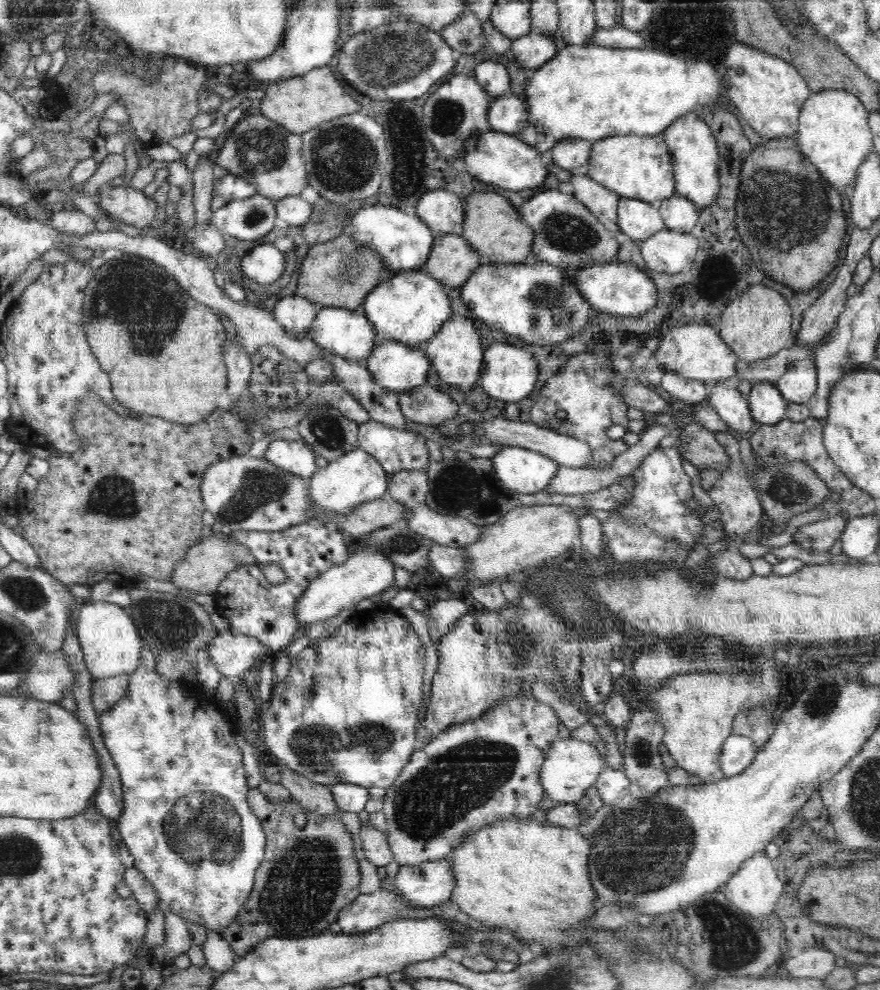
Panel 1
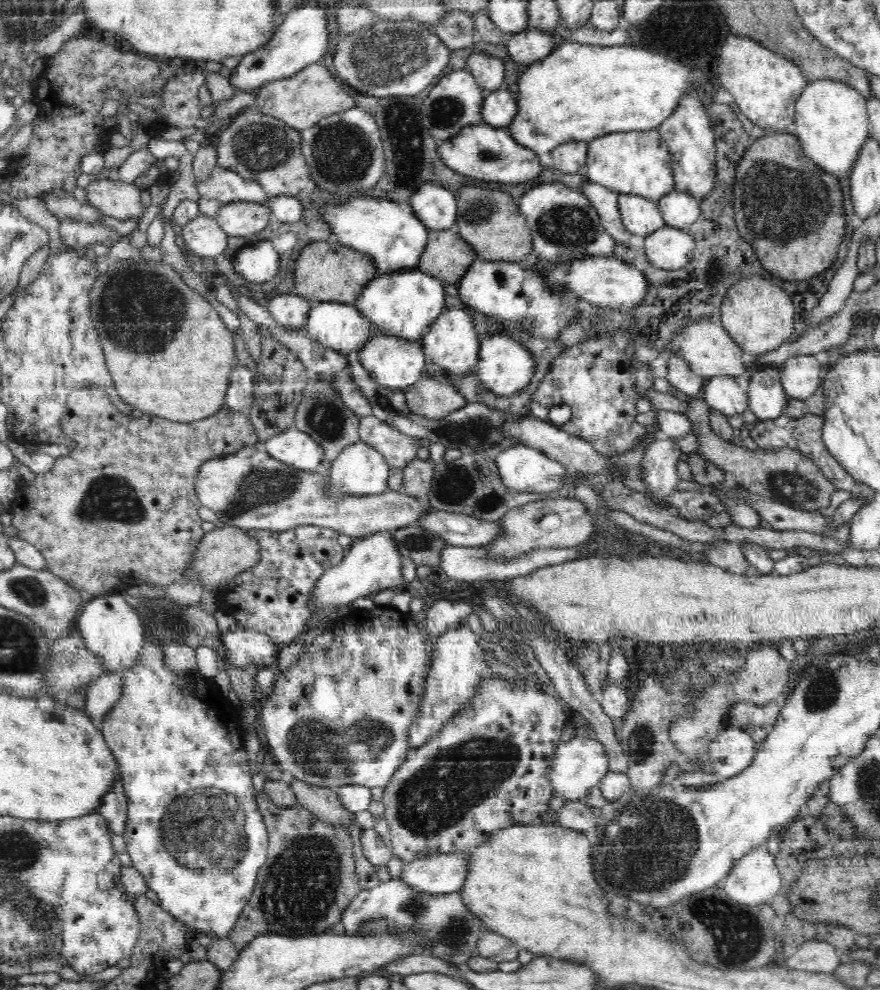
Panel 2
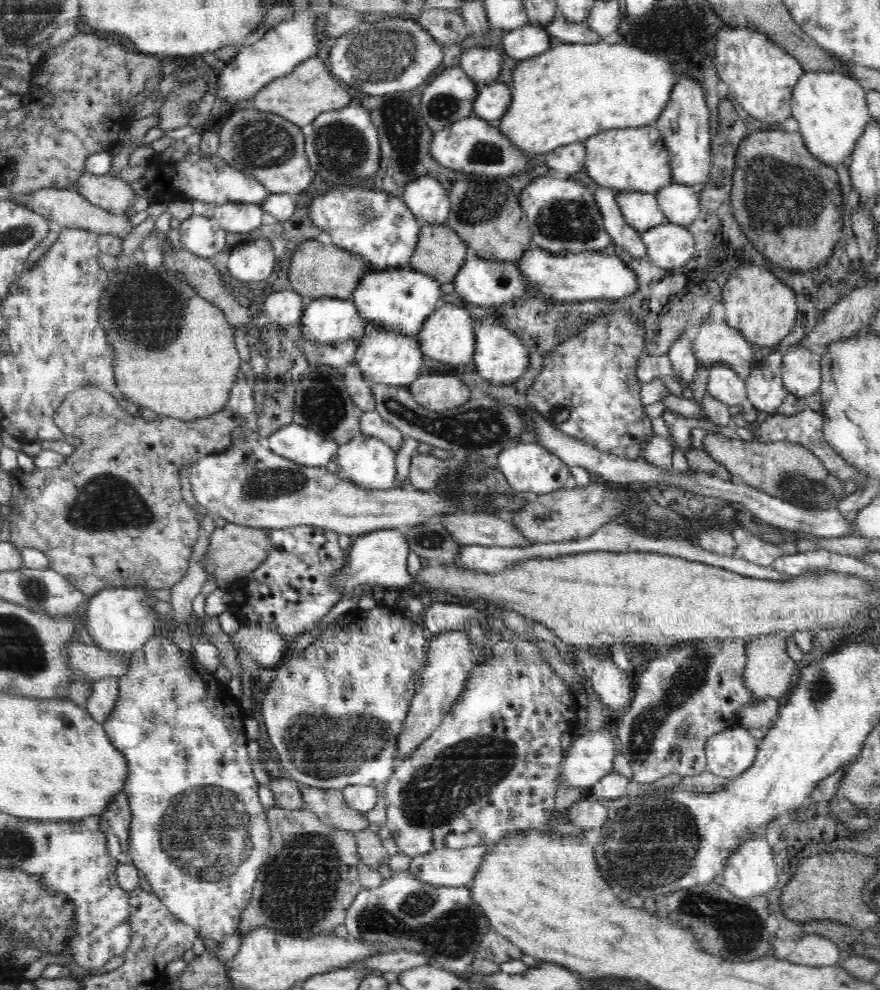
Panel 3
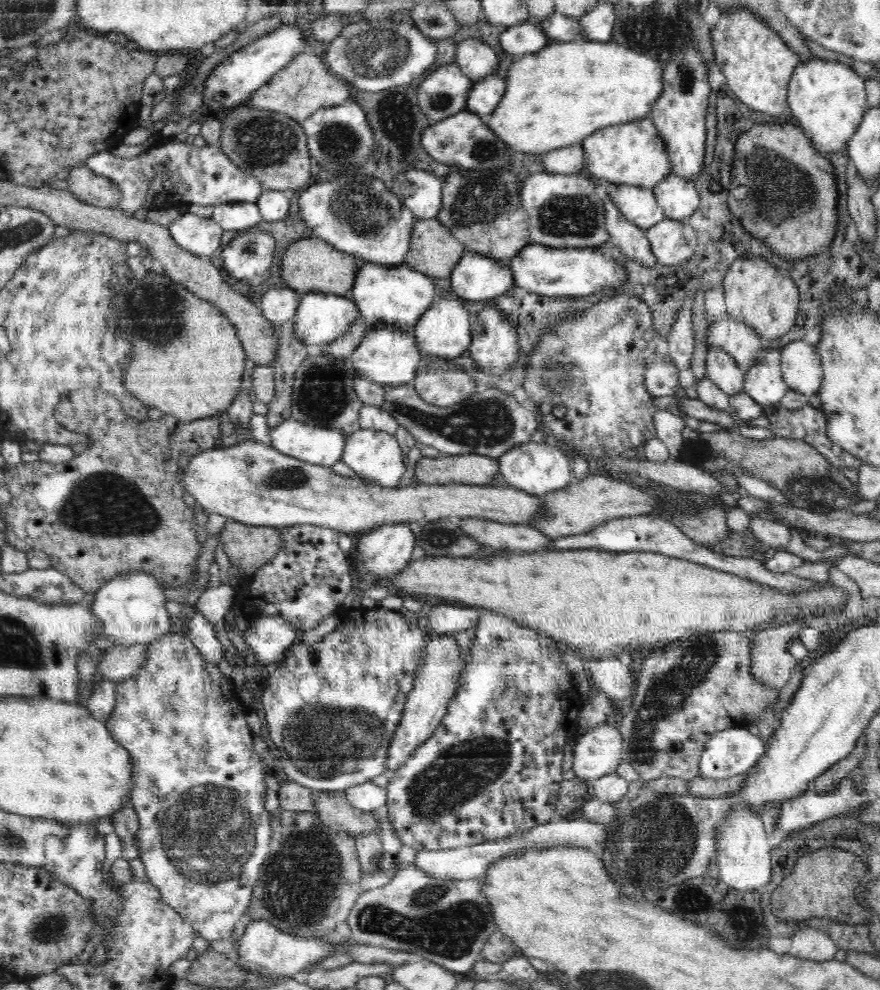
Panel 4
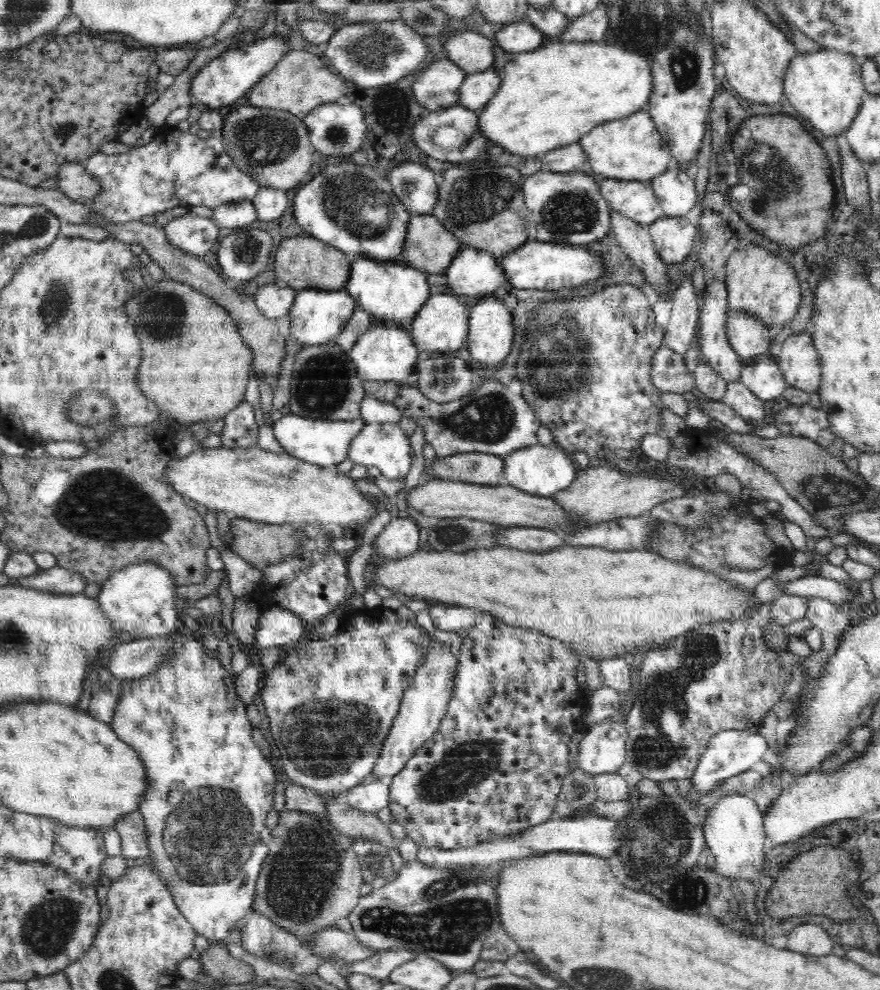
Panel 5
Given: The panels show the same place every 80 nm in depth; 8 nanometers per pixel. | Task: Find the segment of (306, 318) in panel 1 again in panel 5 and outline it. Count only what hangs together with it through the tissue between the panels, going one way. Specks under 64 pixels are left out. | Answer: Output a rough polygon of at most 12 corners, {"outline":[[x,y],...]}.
{"outline":[[275,282],[253,298],[264,316],[288,316],[295,289]]}

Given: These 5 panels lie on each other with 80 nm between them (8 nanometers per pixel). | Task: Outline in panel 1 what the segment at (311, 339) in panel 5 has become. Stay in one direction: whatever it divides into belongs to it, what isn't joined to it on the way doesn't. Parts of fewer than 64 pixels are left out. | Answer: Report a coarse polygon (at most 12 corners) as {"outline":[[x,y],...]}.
{"outline":[[362,305],[318,308],[318,347],[366,361],[378,339]]}

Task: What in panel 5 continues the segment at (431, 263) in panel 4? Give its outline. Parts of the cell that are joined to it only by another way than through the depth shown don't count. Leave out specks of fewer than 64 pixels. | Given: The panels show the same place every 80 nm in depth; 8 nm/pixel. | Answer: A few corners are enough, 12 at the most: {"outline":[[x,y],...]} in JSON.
{"outline":[[412,215],[400,261],[445,274],[461,248],[433,215]]}

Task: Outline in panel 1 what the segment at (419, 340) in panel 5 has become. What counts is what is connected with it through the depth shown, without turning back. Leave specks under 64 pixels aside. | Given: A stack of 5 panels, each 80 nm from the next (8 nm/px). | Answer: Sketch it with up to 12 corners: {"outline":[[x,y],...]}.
{"outline":[[454,312],[426,344],[436,375],[460,392],[480,384],[484,348]]}

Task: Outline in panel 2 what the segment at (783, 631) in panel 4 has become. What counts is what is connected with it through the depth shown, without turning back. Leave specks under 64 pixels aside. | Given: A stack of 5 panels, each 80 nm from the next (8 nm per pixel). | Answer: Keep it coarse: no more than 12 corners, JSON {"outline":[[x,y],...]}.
{"outline":[[776,644],[748,648],[671,724],[669,739],[701,771],[730,710],[781,700],[790,663]]}

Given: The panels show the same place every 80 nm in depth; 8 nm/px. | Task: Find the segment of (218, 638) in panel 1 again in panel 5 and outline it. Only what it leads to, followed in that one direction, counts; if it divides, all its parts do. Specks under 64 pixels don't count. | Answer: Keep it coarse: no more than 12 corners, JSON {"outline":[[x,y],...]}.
{"outline":[[281,608],[264,612],[254,635],[257,652],[283,650],[308,625]]}

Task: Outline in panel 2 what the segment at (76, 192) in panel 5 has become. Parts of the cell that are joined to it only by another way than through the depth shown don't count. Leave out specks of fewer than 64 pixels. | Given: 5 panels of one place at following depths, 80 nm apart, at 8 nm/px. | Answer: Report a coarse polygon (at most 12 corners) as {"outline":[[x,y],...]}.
{"outline":[[112,178],[94,180],[84,190],[89,204],[119,221],[146,208],[141,189]]}

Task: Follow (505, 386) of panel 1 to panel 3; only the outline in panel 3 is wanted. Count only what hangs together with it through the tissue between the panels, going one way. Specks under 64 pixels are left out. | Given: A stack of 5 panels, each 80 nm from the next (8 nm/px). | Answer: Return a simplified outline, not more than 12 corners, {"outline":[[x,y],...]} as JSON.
{"outline":[[498,316],[473,324],[473,361],[494,386],[526,373],[528,348]]}

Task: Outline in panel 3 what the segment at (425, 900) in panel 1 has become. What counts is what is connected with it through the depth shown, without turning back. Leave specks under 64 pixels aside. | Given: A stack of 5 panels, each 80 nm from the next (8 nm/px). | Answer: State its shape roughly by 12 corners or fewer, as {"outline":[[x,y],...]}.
{"outline":[[488,845],[413,857],[410,874],[432,886],[467,886]]}

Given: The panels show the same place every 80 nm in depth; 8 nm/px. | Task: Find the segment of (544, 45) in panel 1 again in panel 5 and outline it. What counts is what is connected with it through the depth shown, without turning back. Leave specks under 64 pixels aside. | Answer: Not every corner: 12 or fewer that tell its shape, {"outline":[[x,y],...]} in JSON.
{"outline":[[529,20],[506,23],[500,47],[522,53],[542,46],[543,32]]}

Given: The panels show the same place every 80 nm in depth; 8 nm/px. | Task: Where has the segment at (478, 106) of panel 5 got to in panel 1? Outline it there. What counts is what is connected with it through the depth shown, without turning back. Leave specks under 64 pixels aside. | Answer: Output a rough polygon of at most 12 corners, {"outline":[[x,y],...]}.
{"outline":[[524,98],[492,99],[488,121],[518,136],[528,124]]}

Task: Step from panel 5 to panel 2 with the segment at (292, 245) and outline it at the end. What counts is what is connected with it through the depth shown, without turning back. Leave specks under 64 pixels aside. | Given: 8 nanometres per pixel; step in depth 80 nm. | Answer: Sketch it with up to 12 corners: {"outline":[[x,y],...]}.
{"outline":[[314,241],[295,264],[294,293],[349,303],[378,276],[366,253]]}

